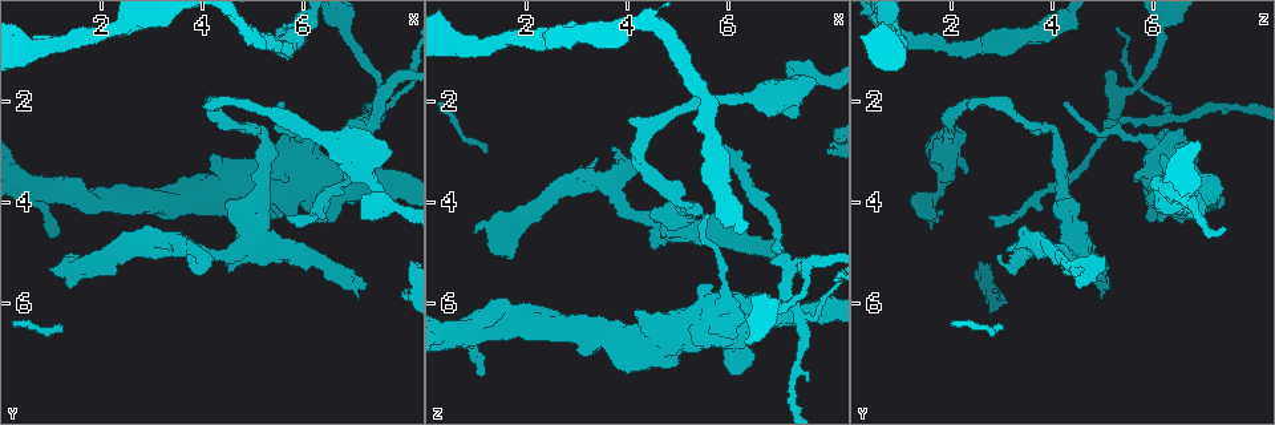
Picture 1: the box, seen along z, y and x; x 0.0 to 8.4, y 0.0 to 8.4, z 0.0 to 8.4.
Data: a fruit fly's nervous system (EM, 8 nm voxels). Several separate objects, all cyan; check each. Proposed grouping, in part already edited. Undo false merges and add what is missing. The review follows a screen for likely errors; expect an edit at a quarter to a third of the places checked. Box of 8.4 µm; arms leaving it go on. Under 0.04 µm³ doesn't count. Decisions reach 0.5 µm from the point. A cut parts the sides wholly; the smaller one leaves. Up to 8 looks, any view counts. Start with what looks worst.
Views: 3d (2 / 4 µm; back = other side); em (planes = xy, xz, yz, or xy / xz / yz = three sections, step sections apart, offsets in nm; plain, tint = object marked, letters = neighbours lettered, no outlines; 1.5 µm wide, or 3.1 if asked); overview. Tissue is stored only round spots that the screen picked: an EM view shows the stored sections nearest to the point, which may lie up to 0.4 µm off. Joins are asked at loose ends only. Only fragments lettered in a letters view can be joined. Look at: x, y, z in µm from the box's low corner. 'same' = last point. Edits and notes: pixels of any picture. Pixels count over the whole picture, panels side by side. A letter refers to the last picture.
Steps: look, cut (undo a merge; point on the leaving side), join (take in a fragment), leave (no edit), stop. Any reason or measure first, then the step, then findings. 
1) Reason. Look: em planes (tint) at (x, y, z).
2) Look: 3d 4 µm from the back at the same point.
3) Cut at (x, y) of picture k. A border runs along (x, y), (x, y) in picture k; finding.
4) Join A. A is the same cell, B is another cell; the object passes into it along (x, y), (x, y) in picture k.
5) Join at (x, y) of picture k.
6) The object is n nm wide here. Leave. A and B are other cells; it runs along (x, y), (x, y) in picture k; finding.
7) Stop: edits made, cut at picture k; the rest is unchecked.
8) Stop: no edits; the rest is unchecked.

Long arm stops here. Look: em planes (letters) at (5.65, 4.30, 2.80).

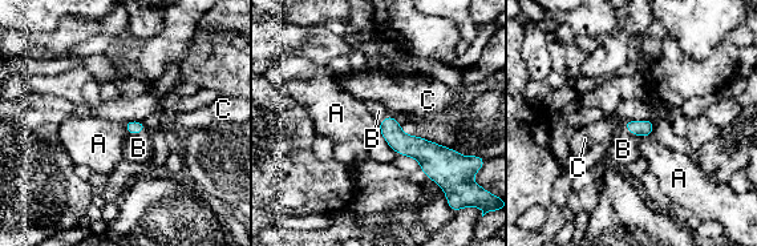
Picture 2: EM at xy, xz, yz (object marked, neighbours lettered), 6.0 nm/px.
Join B. B is the same cell, A and C are other cells; the object passes into it along (644, 128), (630, 132), (623, 149) in picture 2; it goes on there.

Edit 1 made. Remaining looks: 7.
Abrupt turn. Look: 3d 2 µm at (5.25, 2.60, 4.10).

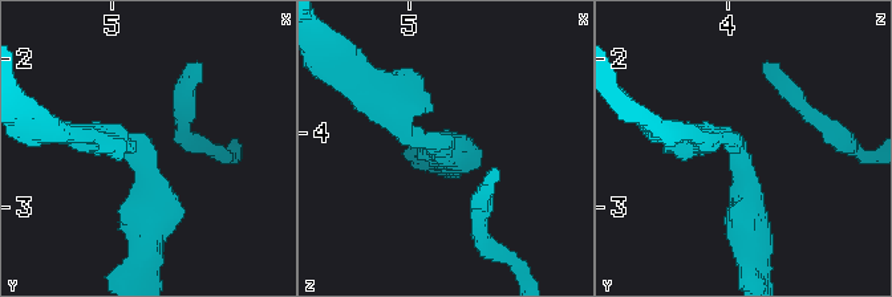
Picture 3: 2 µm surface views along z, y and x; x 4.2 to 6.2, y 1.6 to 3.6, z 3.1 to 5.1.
The arms are 190, 200 nm wide. Look: em planes (letters) at (5.20, 2.60, 4.04).

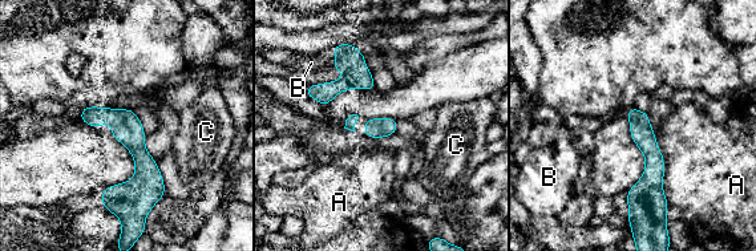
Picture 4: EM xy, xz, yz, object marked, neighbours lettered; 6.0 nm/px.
The longest contact is with A, 460 nm. Leave. A, B and C are other cells; a border runs along (654, 132), (670, 205) in picture 4; continuous, no second neuron.

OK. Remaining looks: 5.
Three arms meet. Look: 3d 2 µm at (7.40, 2.30, 6.25).

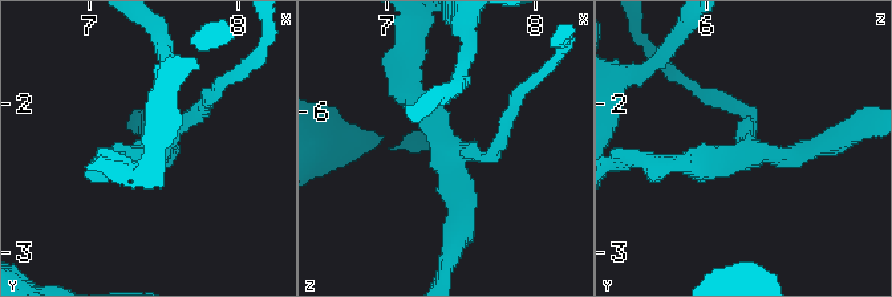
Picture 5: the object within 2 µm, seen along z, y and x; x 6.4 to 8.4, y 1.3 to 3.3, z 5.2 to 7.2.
3 arms meet here. Look: em xz step 4 (letters) at (7.40, 2.34, 6.28).

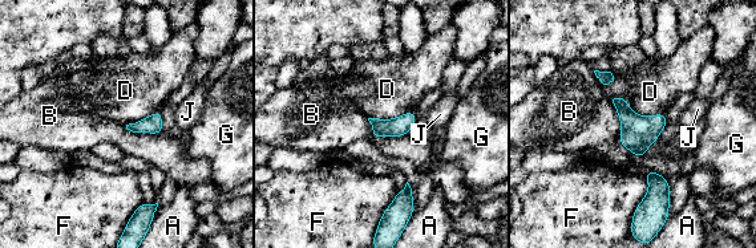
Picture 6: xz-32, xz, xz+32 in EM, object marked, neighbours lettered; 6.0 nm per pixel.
The object is 80 nm wide here. Leave. A, B, D, F, G and J are other cells; one neuron here.

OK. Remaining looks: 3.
Stop: edits made, join at picture 2; the rest is unchecked.

